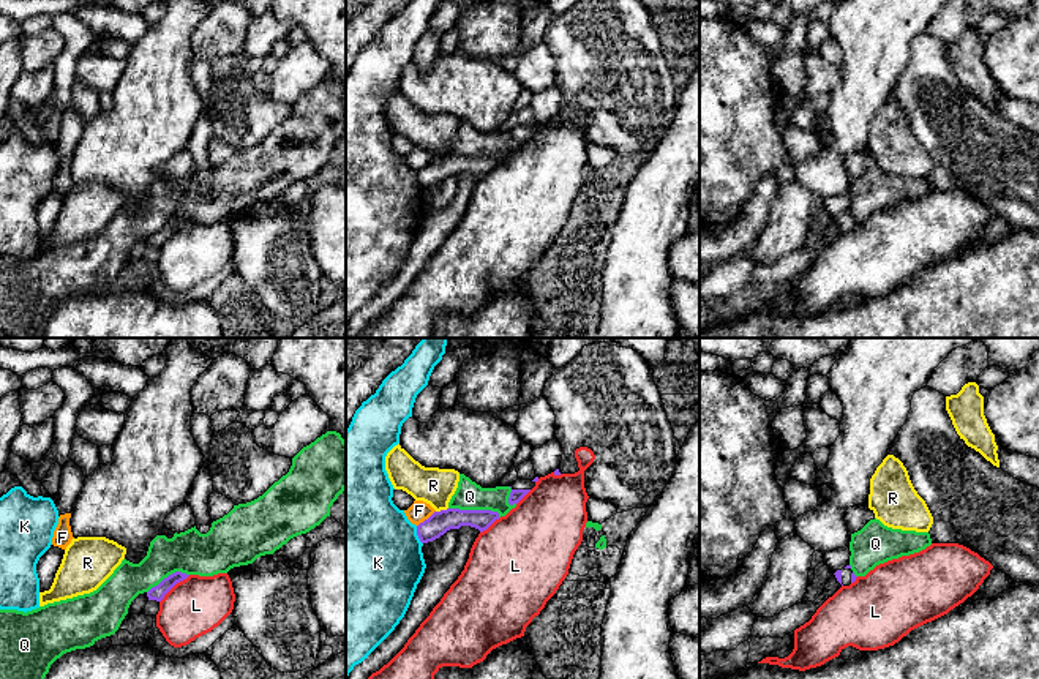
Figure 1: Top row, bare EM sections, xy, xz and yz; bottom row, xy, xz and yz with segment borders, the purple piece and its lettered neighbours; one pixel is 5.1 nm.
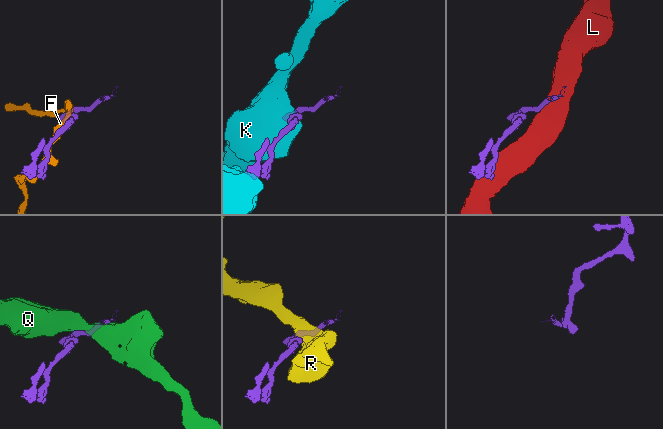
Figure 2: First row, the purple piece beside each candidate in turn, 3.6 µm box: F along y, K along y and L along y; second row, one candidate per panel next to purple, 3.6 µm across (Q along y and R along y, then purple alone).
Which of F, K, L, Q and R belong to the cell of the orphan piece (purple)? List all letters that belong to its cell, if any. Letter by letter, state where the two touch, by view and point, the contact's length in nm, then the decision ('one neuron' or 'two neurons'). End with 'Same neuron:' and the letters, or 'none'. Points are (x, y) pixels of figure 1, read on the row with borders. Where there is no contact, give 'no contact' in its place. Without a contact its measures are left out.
F: meets purple in xz at (425, 520); contact 130 nm long; two neurons
K: meets purple in xz at (417, 534); contact 100 nm long; two neurons
L: meets purple in xy at (174, 585); contact 220 nm long; two neurons
Q: meets purple in xz at (476, 510); contact 260 nm long; two neurons
R: meets purple in xz at (441, 510); contact 70 nm long; two neurons
Same neuron: none

